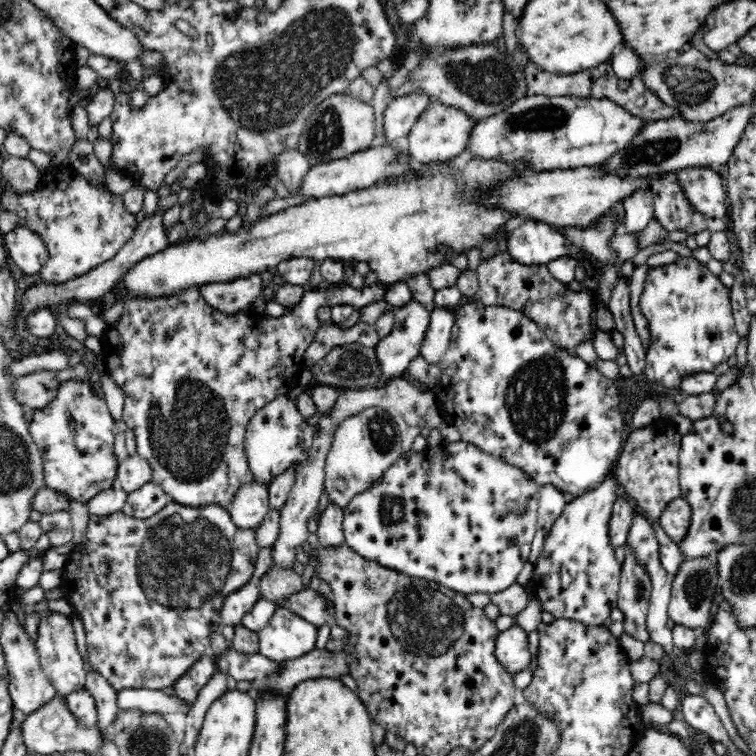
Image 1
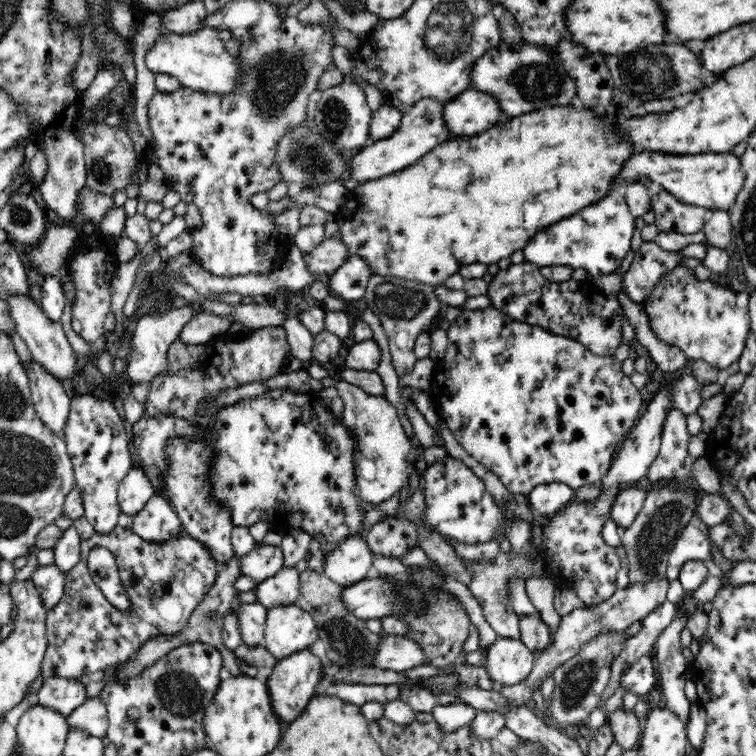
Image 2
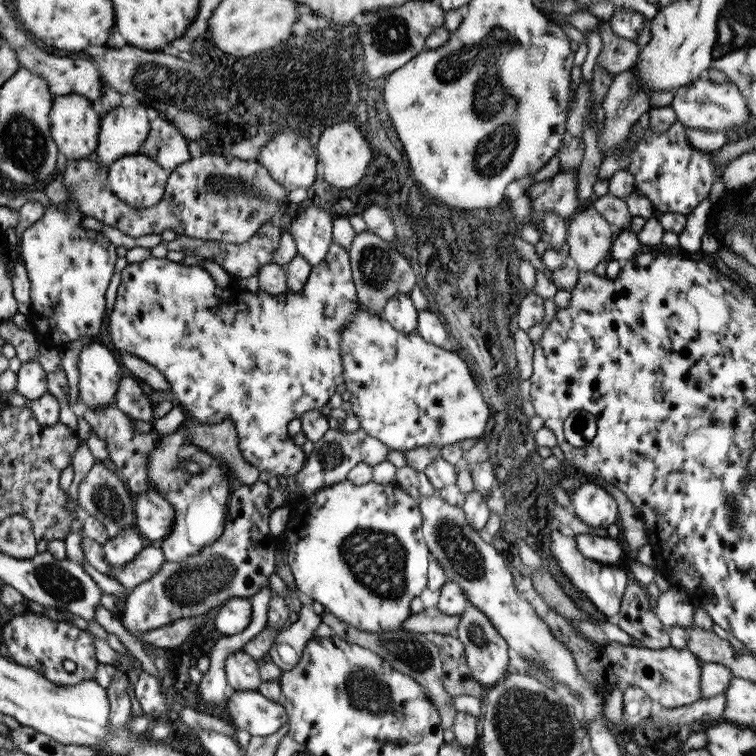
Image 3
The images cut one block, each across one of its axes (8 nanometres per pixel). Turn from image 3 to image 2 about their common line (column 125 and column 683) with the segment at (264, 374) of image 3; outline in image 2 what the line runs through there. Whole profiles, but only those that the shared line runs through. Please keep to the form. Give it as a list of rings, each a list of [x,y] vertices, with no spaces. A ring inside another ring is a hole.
[[[678,265],[659,278],[642,305],[649,329],[660,342],[679,348],[691,362],[704,360],[710,366],[721,369],[736,363],[743,351],[747,332],[751,329],[748,299],[749,291],[747,290],[734,291],[734,289],[720,285],[715,276],[700,280],[696,277],[694,269],[686,265]]]

